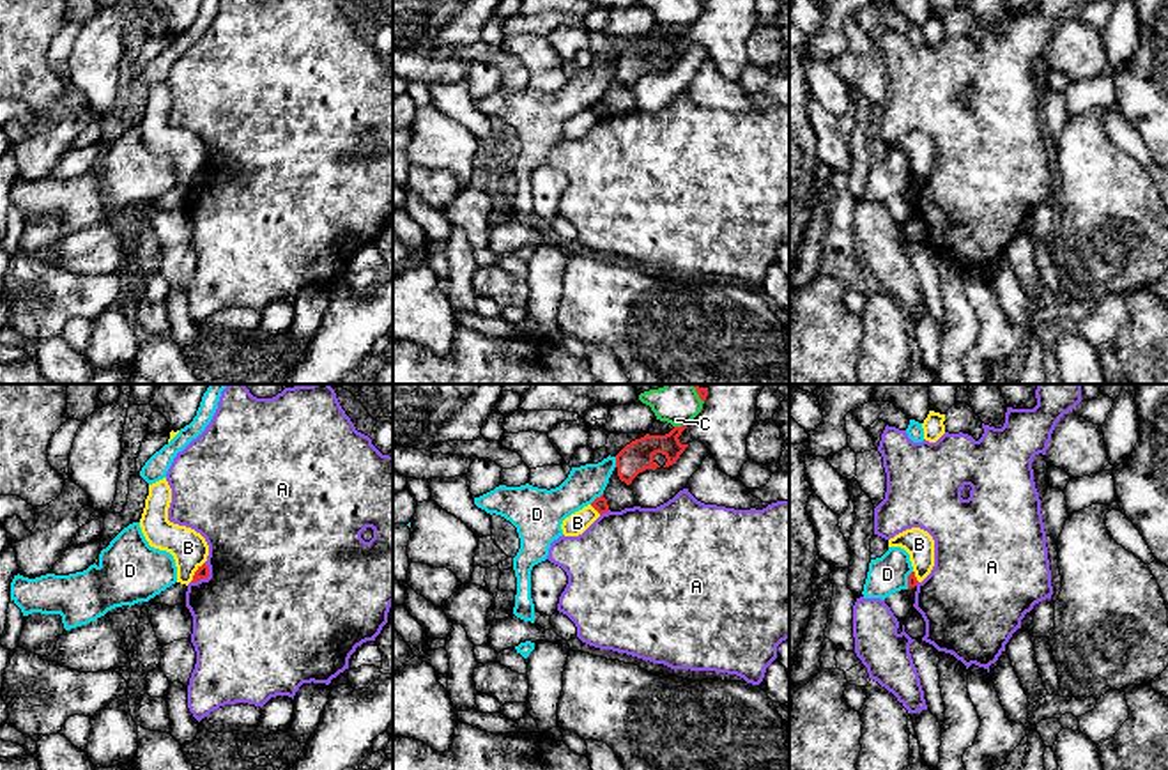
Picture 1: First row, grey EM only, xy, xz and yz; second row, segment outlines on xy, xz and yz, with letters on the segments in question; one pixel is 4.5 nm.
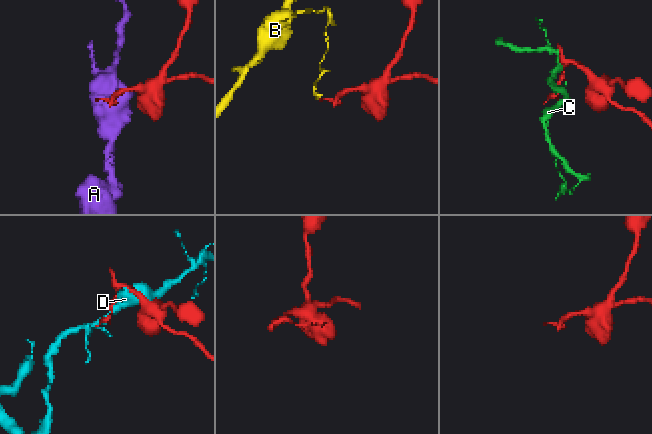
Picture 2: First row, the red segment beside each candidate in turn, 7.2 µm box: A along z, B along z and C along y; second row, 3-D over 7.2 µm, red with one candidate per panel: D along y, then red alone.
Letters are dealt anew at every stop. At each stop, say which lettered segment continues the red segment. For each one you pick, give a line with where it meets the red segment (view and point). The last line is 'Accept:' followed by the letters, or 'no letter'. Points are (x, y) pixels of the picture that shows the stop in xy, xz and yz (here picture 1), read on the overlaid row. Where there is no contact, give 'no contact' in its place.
Accept: no letter

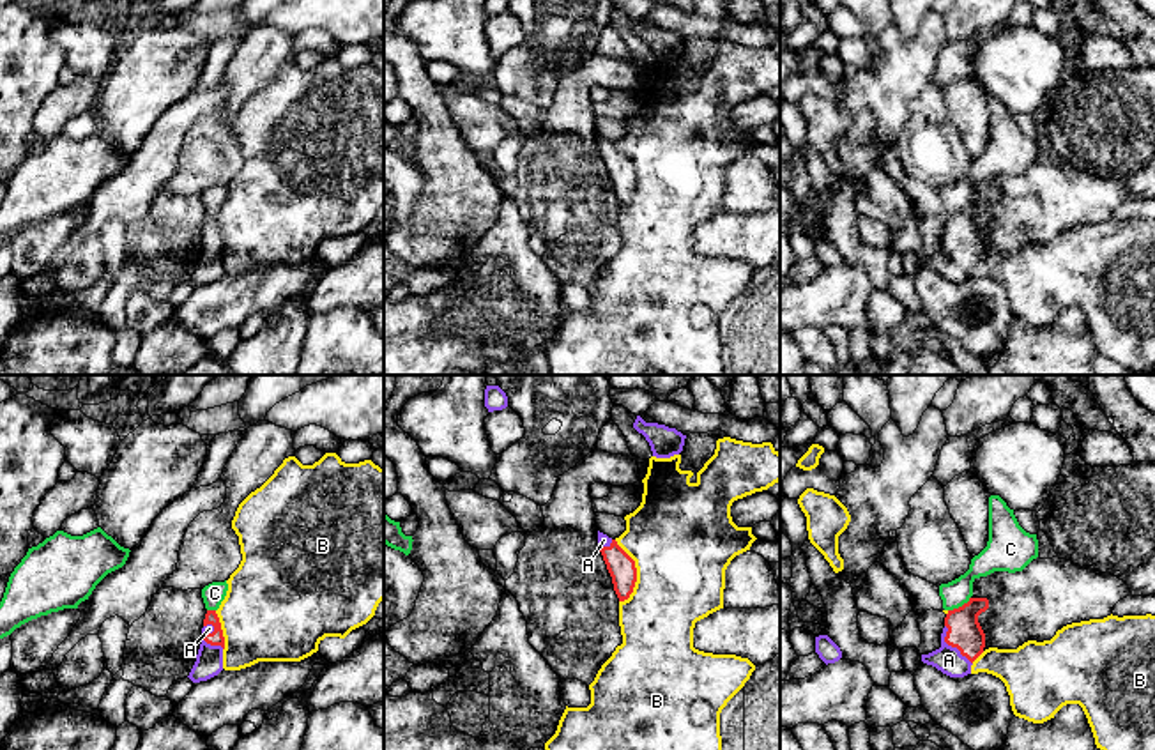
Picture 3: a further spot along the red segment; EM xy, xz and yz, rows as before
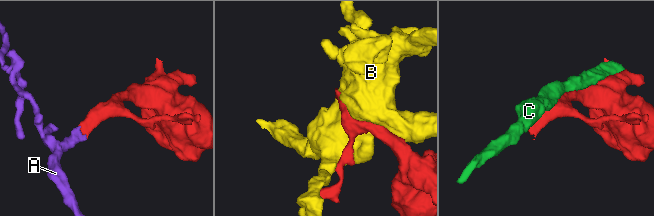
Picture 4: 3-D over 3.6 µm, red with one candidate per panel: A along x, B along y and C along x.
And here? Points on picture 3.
A: yz (950, 644)
Accept: A

